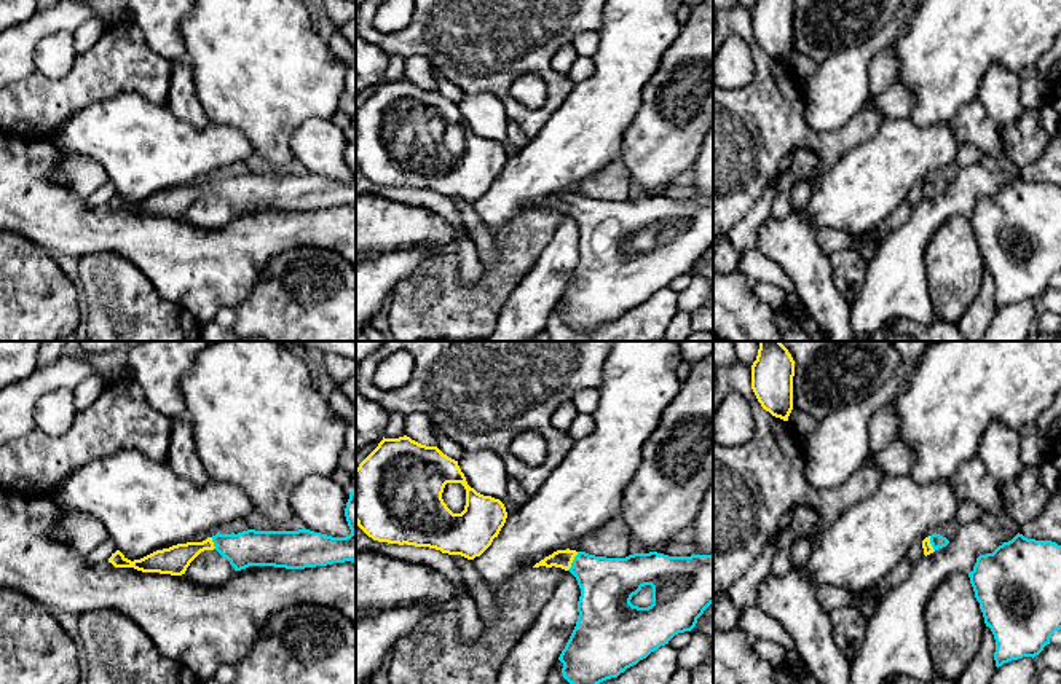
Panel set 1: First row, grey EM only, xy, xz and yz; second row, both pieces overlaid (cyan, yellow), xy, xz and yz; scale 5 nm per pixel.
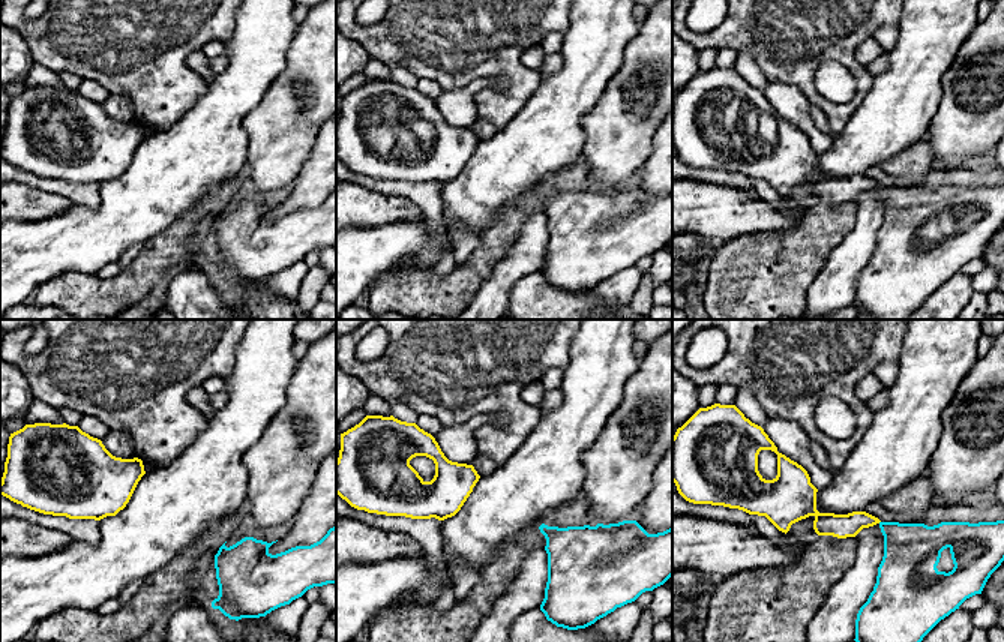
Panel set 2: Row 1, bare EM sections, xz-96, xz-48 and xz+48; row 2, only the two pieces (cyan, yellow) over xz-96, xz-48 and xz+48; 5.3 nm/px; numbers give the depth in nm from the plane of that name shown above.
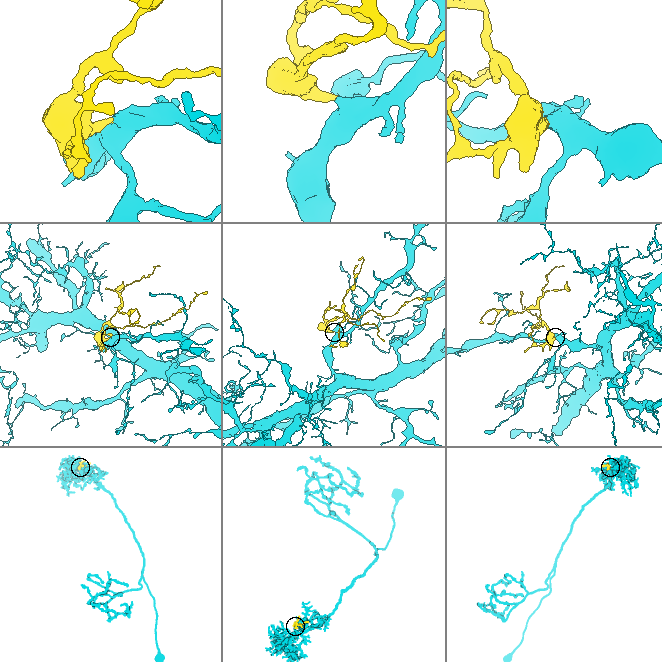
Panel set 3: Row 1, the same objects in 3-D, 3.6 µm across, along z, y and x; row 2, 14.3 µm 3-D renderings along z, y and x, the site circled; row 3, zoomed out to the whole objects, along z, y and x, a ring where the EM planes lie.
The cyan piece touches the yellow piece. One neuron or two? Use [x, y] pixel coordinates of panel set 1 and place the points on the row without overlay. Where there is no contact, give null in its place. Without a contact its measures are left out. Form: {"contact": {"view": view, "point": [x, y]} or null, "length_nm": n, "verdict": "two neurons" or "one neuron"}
{"contact": {"view": "xz", "point": [573, 204]}, "length_nm": 110, "verdict": "one neuron"}

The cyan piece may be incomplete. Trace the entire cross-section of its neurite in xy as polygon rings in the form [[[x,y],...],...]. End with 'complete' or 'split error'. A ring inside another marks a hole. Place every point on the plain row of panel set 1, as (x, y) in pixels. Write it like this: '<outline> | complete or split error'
[[[356,134],[349,137],[345,159],[351,172],[346,180],[332,180],[305,171],[298,174],[217,175],[203,185],[177,187],[134,204],[116,193],[108,206],[115,210],[134,210],[142,215],[182,218],[201,195],[214,191],[230,204],[235,214],[249,209],[305,212],[345,204],[356,206]]] | split error

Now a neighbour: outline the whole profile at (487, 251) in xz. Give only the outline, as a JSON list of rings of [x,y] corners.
[[[461,198],[453,199],[472,242],[477,246],[477,255],[483,265],[483,269],[491,269],[501,260],[493,233],[480,222],[472,202]]]

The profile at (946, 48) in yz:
[[[919,0],[906,29],[893,40],[900,62],[897,83],[914,92],[911,121],[917,128],[949,123],[978,97],[992,65],[1020,73],[1035,65],[1061,33],[1061,0]]]

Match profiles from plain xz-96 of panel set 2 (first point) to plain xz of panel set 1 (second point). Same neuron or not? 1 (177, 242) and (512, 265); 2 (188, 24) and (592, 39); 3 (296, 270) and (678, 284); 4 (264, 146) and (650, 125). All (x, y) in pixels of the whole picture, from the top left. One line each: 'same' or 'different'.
1: same
2: different
3: different
4: same

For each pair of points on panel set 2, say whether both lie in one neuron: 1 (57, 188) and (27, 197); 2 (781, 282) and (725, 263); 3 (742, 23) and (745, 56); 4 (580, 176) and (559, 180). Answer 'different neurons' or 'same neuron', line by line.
1: different neurons
2: same neuron
3: different neurons
4: same neuron

